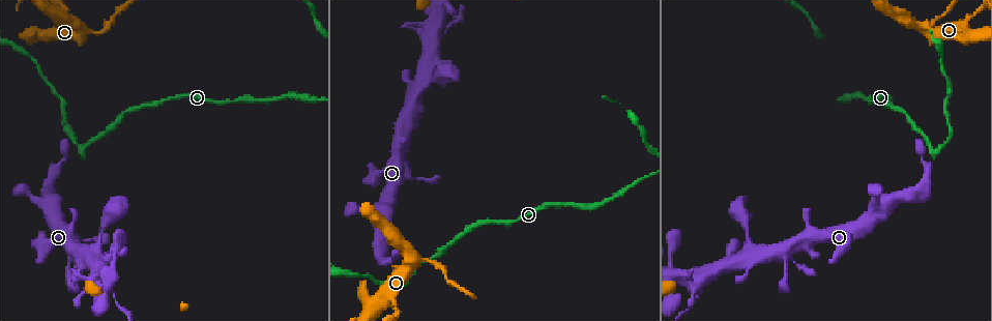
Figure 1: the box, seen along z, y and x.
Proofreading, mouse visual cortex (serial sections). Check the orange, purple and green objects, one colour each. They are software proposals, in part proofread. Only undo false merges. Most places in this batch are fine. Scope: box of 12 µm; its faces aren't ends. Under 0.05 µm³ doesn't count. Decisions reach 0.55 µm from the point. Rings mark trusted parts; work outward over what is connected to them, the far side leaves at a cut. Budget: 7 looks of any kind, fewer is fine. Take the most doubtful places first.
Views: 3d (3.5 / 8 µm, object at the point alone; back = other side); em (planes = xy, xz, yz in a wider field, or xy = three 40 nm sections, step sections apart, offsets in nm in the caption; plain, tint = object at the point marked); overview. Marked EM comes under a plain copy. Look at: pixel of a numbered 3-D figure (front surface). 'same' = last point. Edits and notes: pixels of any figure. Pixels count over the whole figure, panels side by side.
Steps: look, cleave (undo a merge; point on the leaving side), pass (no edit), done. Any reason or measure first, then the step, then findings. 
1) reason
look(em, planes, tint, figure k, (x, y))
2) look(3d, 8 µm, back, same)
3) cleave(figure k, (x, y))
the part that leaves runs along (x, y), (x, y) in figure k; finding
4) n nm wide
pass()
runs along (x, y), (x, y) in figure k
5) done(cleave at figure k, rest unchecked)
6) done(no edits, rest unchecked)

sharp bend
look(3d, 3.5 µm, figure 1, (84, 152))

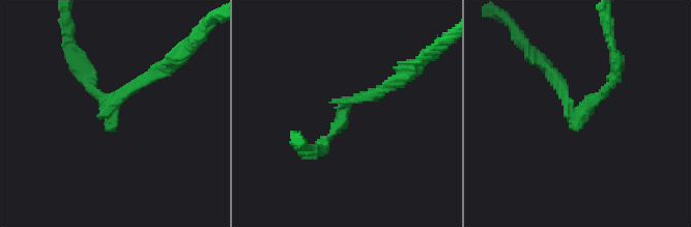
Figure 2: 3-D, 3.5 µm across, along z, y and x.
arms of 150, 200 nm
look(em, xy, step 3, tint, figure 2, (571, 110))

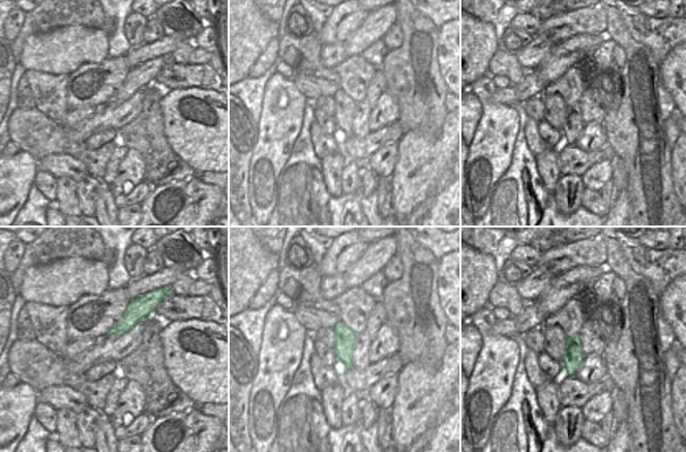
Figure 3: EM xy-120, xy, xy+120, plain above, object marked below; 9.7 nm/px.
cleave(figure 2, (92, 87))
two cells meet here

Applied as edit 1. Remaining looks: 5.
abrupt turn
look(3d, 3.5 µm, back, figure 1, (440, 34))

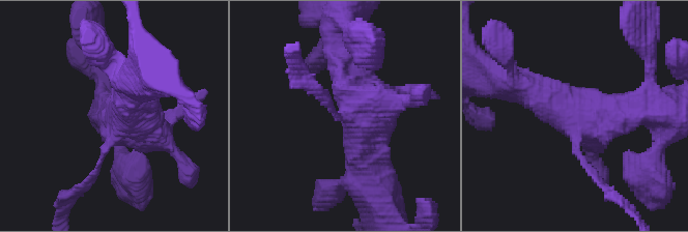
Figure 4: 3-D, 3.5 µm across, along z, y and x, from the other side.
look(em, xy, step 5, tint, figure 4, (117, 129))

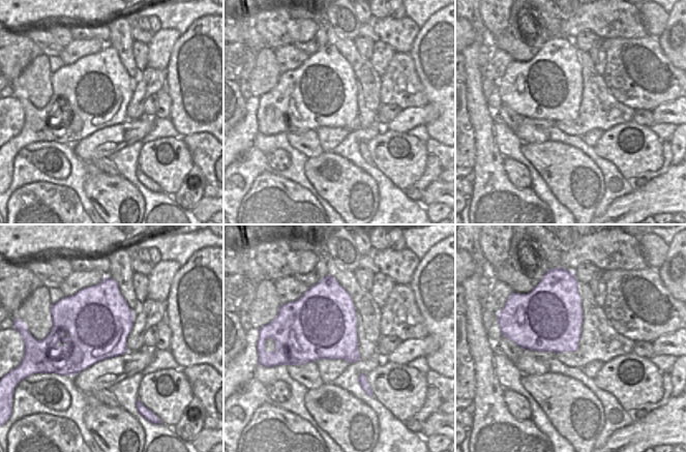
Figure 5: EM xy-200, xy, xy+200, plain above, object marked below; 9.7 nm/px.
pass()
runs along (372, 172), (346, 48) in figure 4; all the same cell

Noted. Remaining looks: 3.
narrows sharply
look(3d, 3.5 µm, back, figure 1, (69, 271))

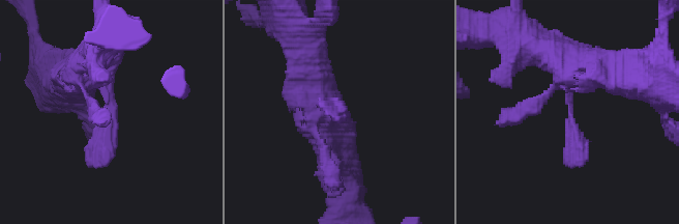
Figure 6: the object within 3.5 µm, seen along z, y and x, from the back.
now the EM
look(em, xy, step 3, tint, figure 6, (568, 115))

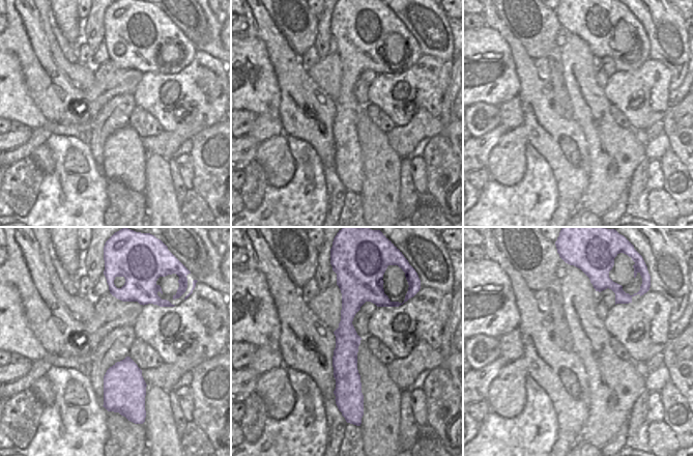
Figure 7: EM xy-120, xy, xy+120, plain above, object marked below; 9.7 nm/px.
pass()
runs along (563, 53), (582, 164) in figure 6; all the same cell

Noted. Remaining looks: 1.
done(cleave at figure 2, rest unchecked)

